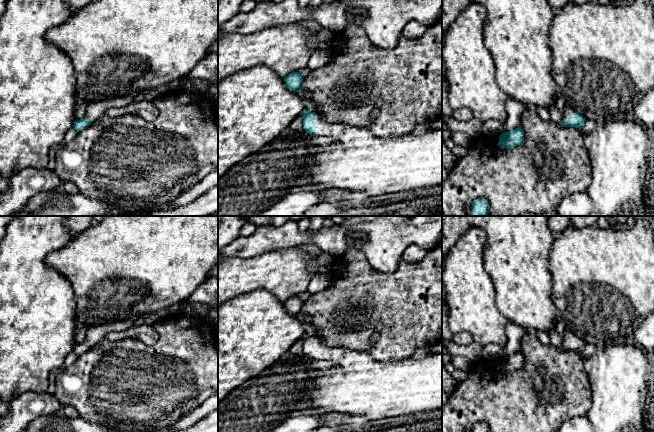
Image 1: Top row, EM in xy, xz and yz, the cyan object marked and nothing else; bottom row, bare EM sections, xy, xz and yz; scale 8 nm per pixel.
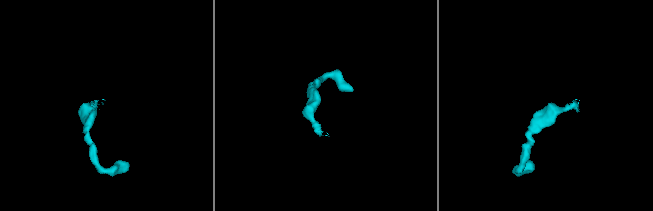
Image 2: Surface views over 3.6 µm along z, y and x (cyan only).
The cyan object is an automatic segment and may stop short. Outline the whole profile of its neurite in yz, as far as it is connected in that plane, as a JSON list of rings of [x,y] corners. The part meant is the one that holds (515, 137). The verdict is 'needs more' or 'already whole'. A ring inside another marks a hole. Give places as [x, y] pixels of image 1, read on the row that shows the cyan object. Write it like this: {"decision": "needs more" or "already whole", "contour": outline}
{"decision": "already whole", "contour": [[[521,126],[517,128],[503,132],[499,137],[499,146],[501,149],[513,148],[515,146],[524,145],[524,130]]]}

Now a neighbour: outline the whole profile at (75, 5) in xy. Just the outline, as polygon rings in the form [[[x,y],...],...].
[[[65,0],[65,2],[67,3],[67,5],[73,10],[73,11],[77,11],[85,6],[87,6],[88,4],[90,4],[92,1],[94,0]]]

